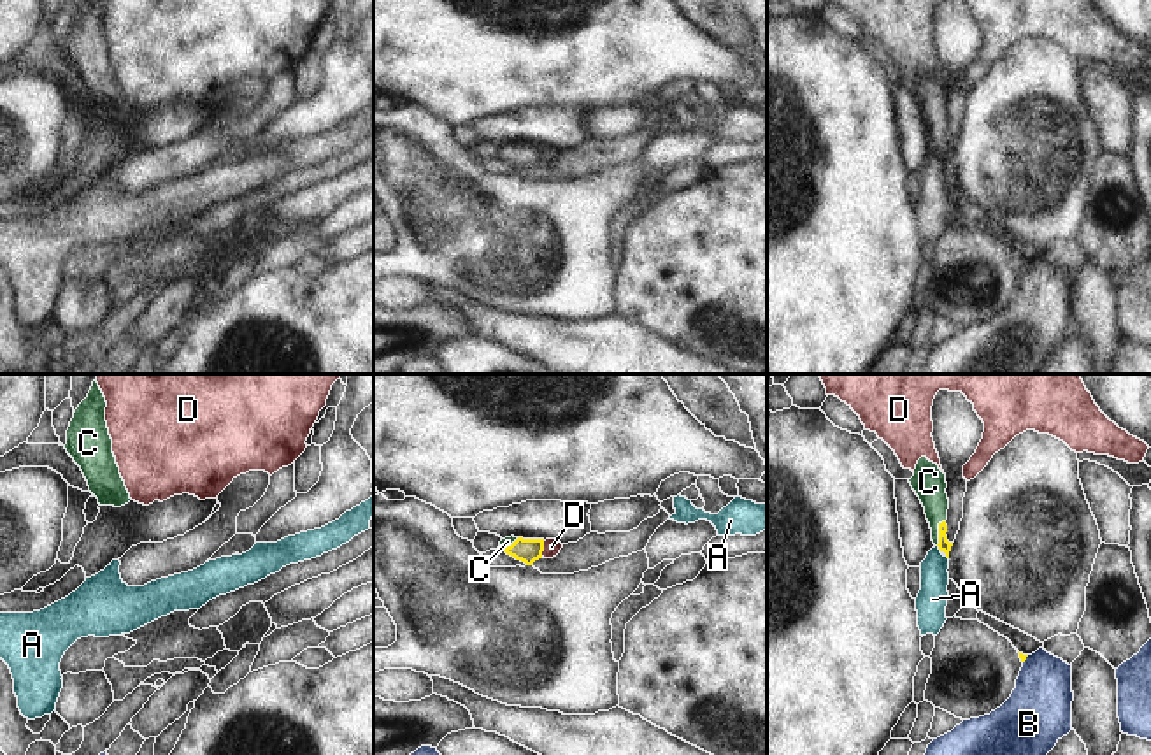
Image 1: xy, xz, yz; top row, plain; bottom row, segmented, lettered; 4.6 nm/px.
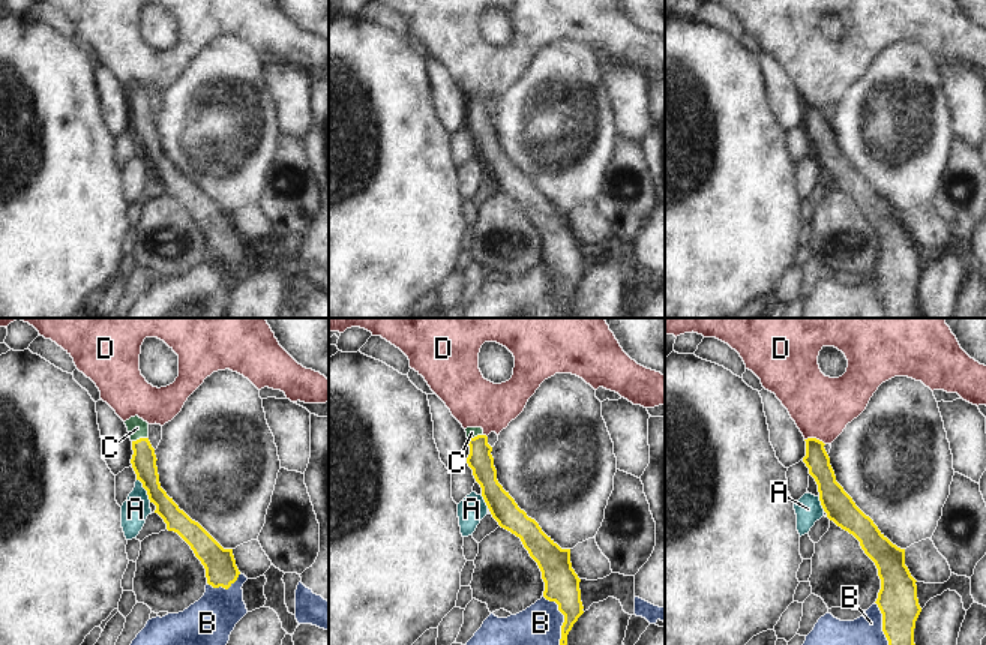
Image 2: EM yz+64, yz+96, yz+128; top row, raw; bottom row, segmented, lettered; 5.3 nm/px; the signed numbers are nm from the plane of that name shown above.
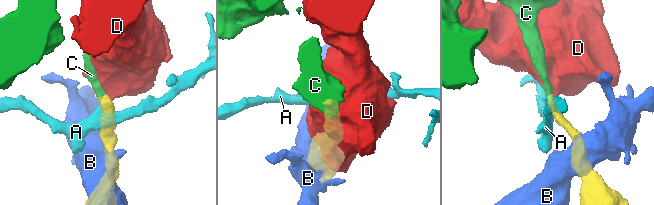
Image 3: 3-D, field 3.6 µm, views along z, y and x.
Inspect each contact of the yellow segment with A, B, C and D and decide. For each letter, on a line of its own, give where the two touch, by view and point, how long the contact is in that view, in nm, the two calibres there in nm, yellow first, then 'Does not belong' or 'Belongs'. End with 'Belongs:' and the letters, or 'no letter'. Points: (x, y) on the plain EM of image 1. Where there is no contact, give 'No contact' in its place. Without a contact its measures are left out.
A: Touches yellow at yz (939, 155). Shared border 40 nm. Thickness 60 nm (yellow) against 140 nm. Does not belong
B: Touches yellow at yz (1025, 266). Shared border 50 nm. Thickness 30 nm (yellow) against 300 nm. Does not belong
C: Touches yellow at yz (939, 139). Shared border 130 nm. Thickness 60 nm (yellow) against 160 nm. Belongs
D: Touches yellow at xz (543, 155). Shared border 70 nm. Thickness 110 nm (yellow) against 80 nm. Does not belong
Belongs: C.

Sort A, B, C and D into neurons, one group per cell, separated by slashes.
A / B / C / D

